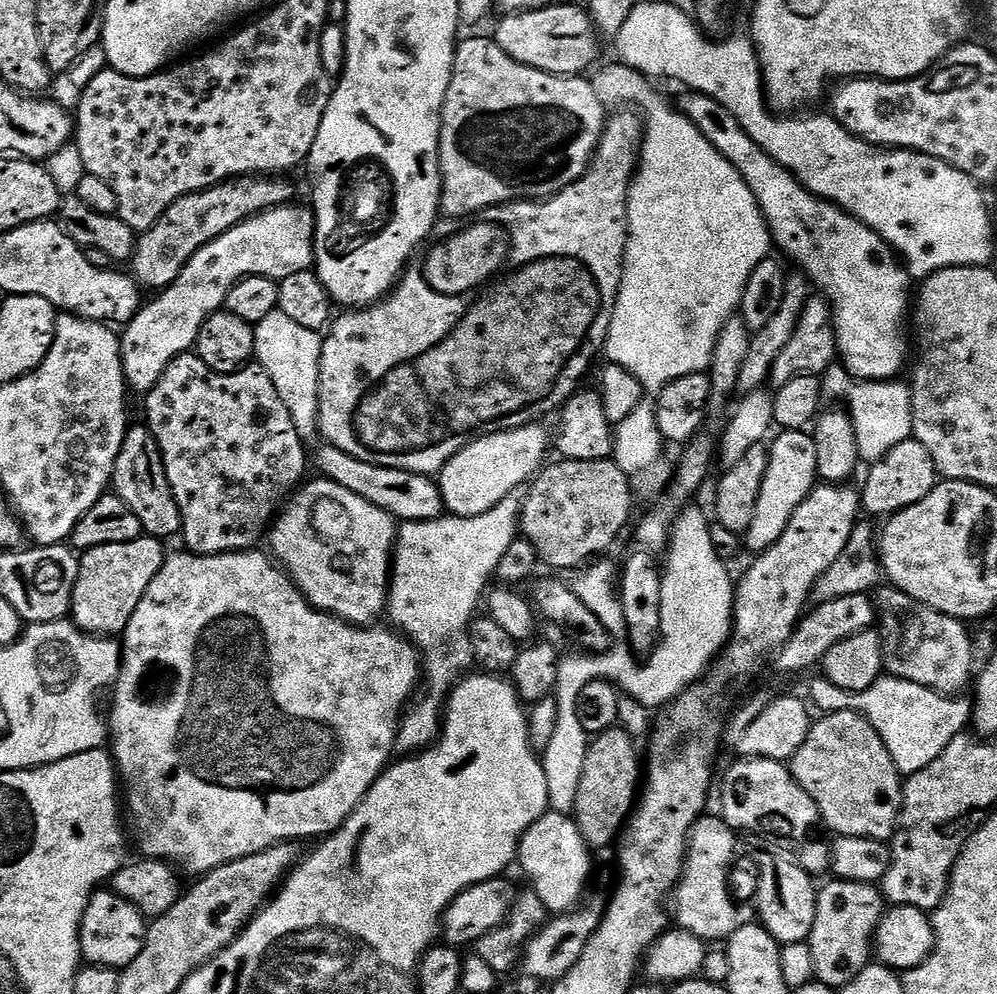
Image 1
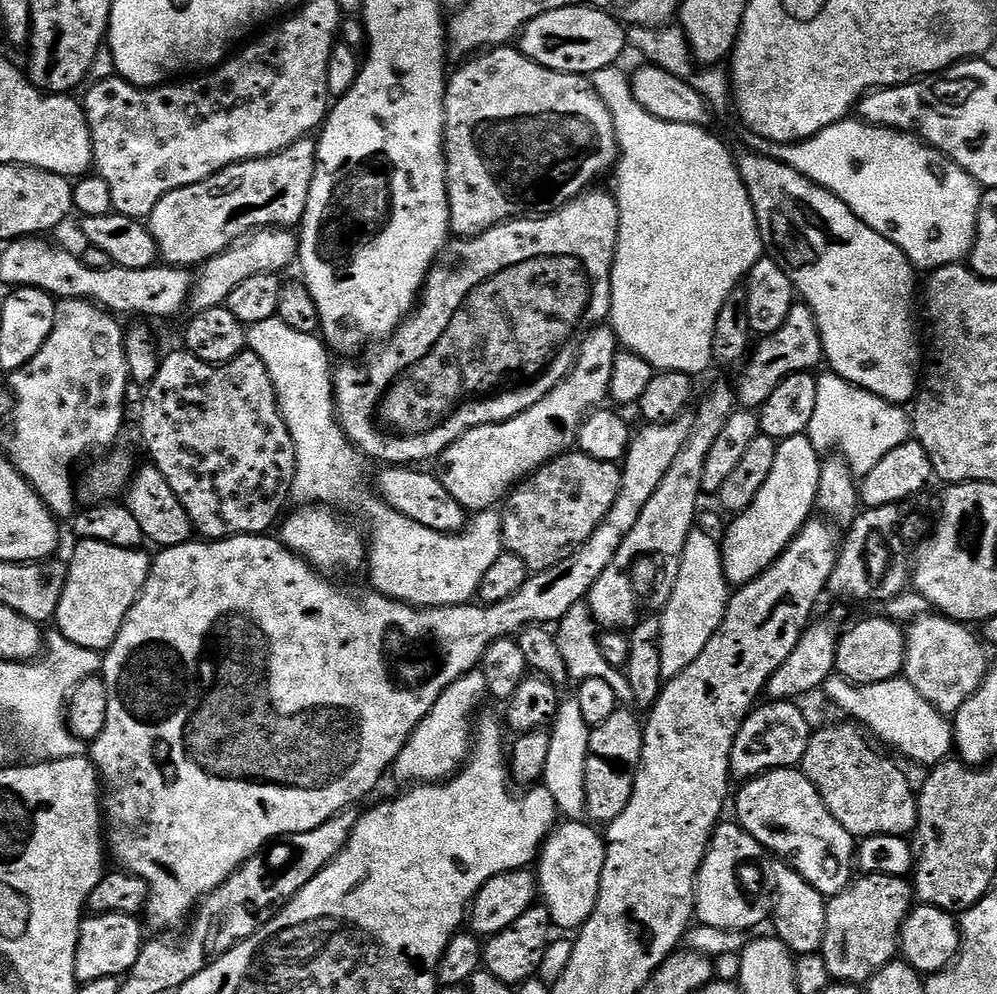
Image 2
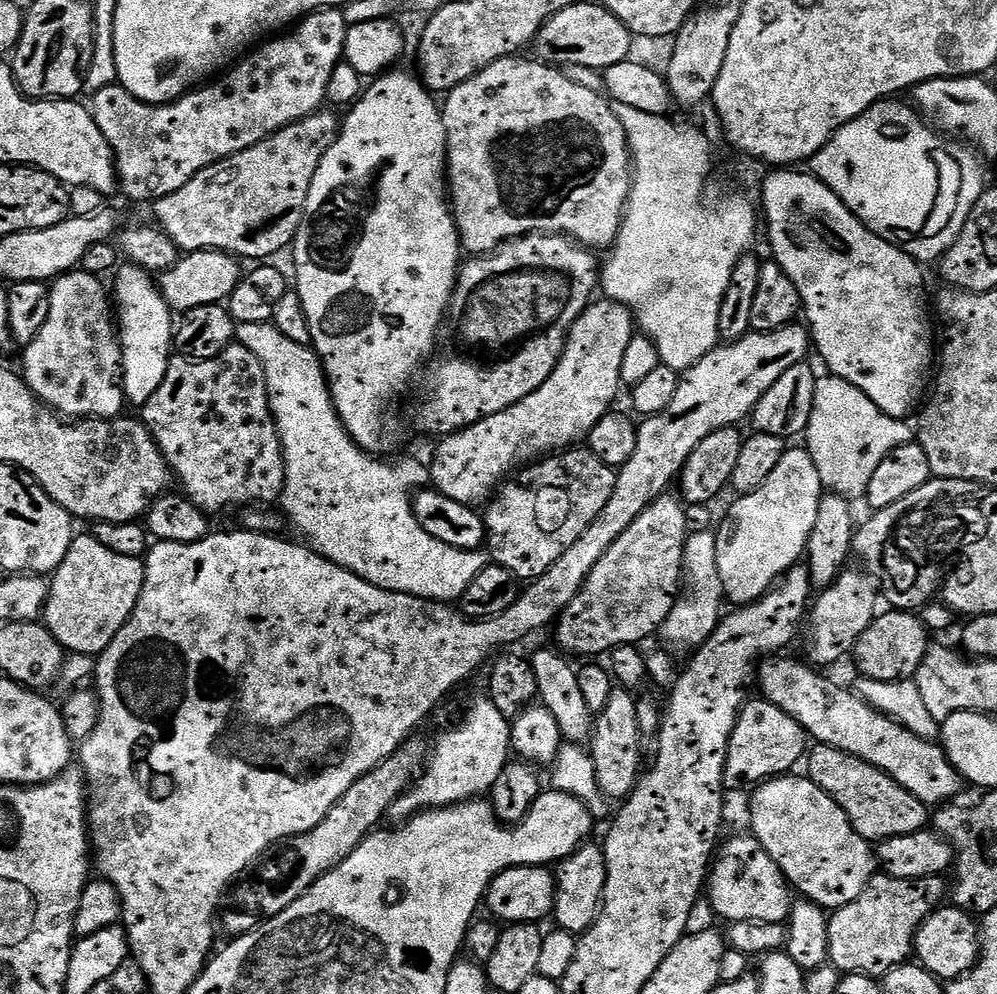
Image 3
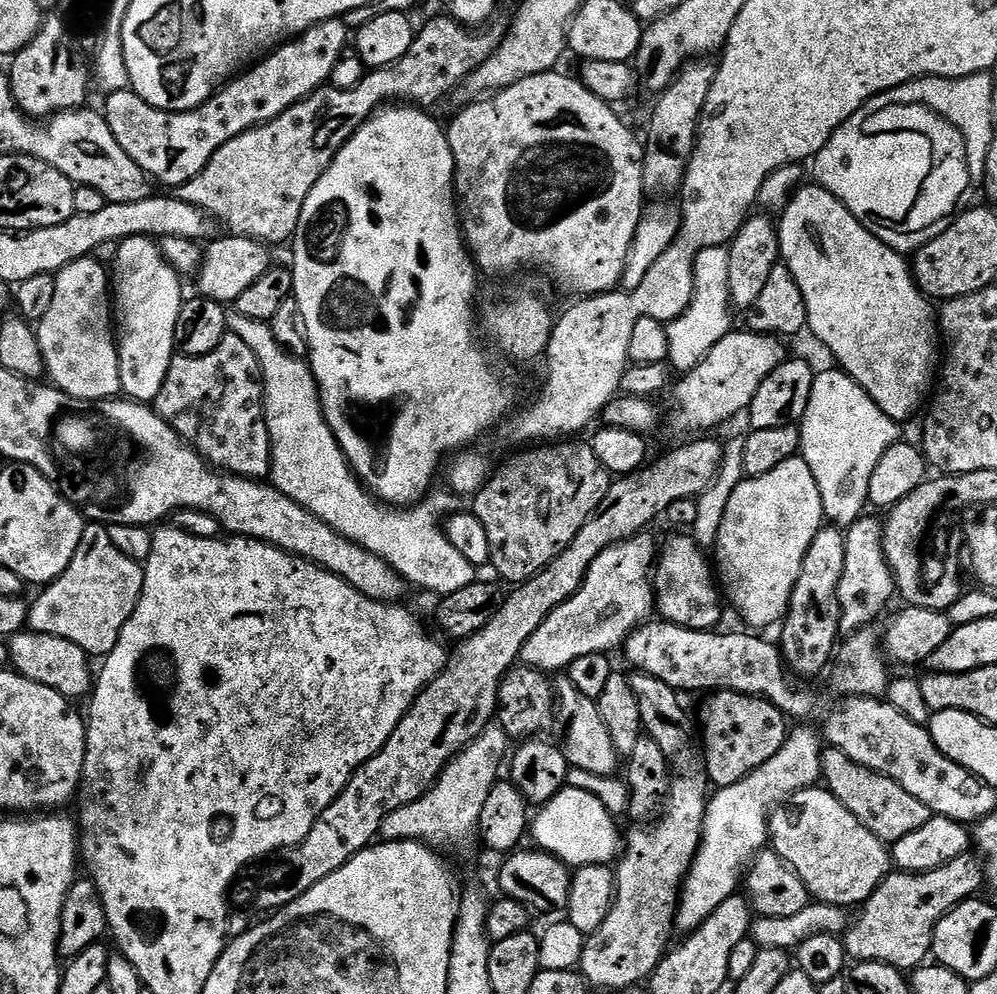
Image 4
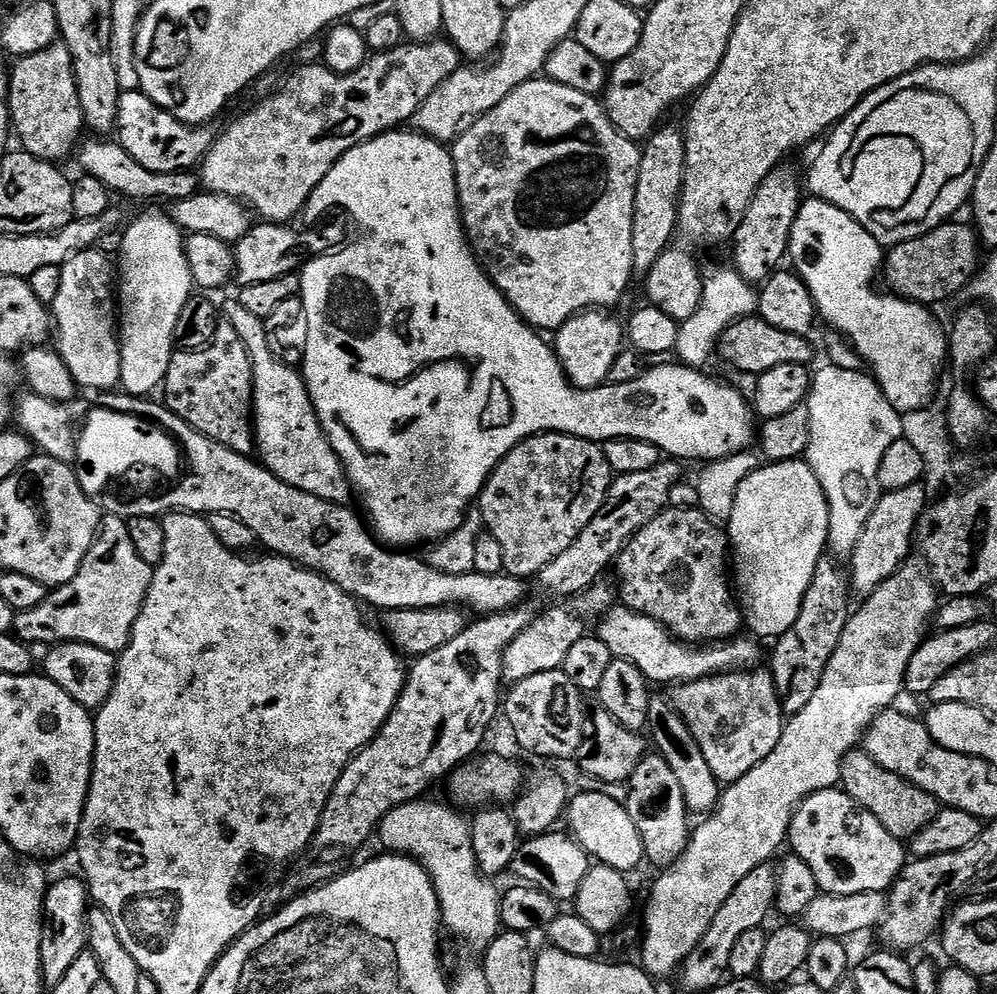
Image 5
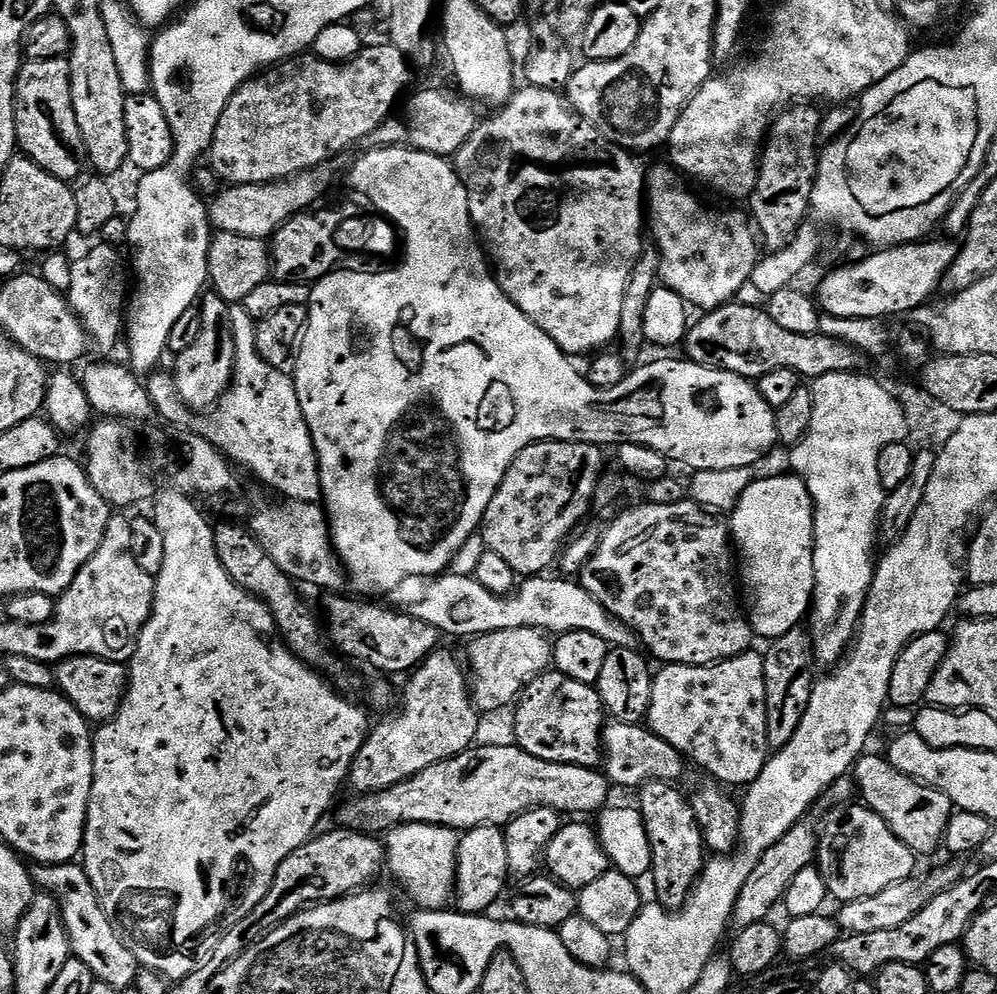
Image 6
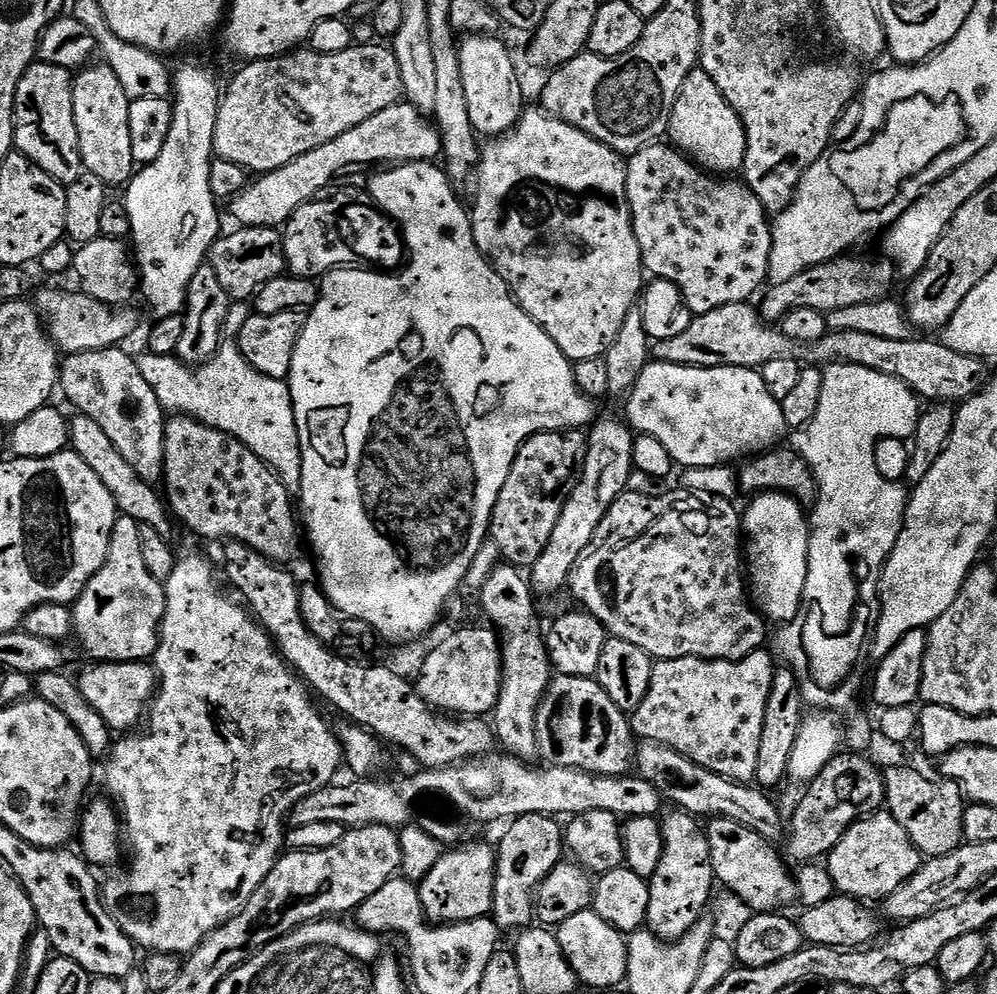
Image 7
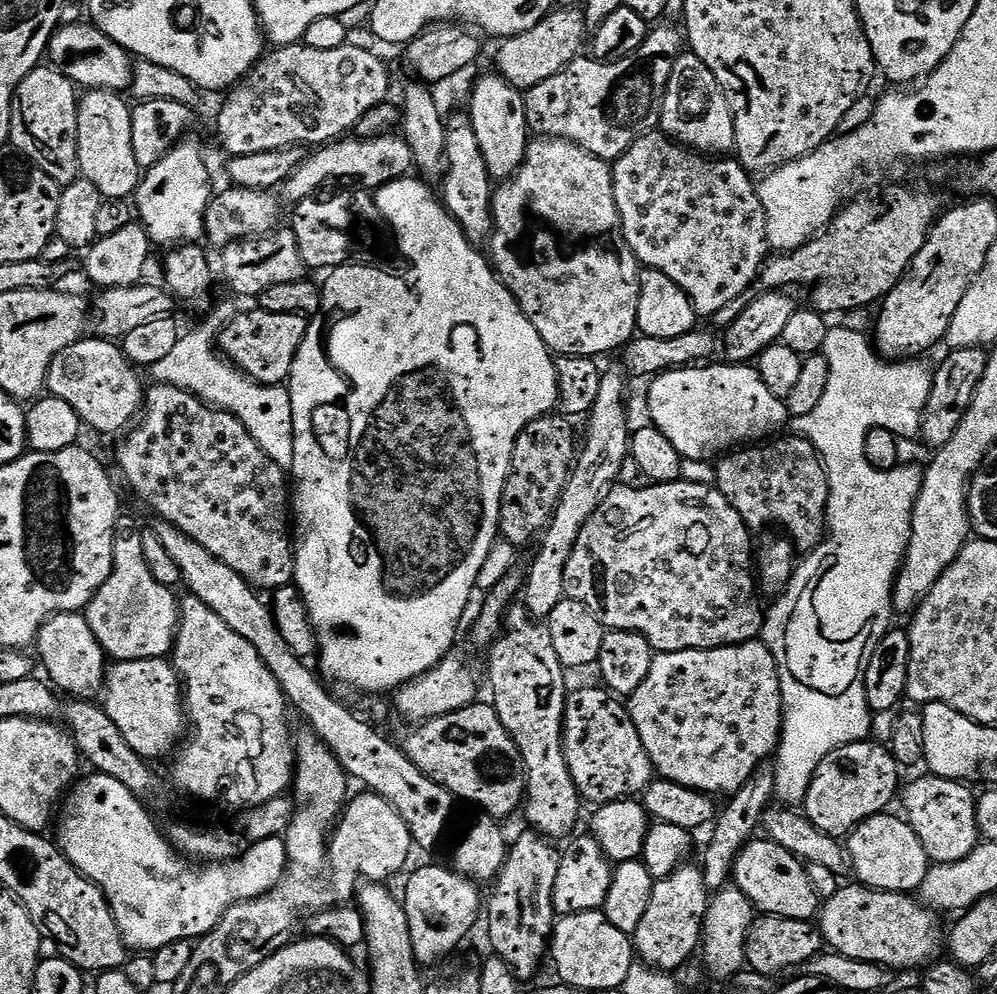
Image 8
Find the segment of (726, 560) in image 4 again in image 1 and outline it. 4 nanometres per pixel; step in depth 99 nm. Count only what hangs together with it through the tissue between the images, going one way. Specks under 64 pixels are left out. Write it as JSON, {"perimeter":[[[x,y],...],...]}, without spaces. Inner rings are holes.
{"perimeter":[[[807,431],[779,433],[776,441],[771,441],[768,453],[770,454],[770,466],[766,466],[766,478],[762,478],[762,494],[758,494],[758,506],[754,510],[754,522],[750,522],[746,533],[746,548],[752,554],[764,552],[786,530],[794,510],[802,506],[802,502],[812,489],[817,487],[816,459],[814,458],[814,442]]]}

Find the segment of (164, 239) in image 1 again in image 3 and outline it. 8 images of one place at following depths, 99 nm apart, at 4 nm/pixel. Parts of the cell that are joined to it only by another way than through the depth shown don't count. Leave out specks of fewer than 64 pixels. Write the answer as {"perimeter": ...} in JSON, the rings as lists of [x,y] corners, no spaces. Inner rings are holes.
{"perimeter":[[[321,110],[278,130],[273,136],[267,136],[262,142],[228,156],[224,160],[206,166],[182,190],[166,194],[155,201],[156,220],[160,231],[176,243],[181,253],[205,252],[213,248],[215,252],[229,252],[231,256],[245,261],[264,262],[275,252],[280,252],[300,232],[300,223],[304,217],[306,198],[314,182],[314,174],[330,146],[336,141],[338,116],[327,110]]]}

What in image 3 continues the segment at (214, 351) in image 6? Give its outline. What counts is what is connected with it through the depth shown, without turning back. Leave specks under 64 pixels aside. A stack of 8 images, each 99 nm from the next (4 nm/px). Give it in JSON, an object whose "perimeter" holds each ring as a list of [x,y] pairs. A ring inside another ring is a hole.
{"perimeter":[[[233,342],[229,348],[222,350],[222,354],[218,354],[209,360],[188,360],[182,355],[173,355],[168,361],[166,378],[162,378],[162,386],[158,386],[158,390],[154,390],[150,402],[146,402],[142,406],[142,412],[144,412],[142,423],[151,430],[154,442],[164,455],[164,461],[168,463],[171,475],[175,479],[176,476],[180,479],[180,484],[184,487],[182,489],[183,495],[188,497],[197,508],[203,509],[208,514],[213,514],[213,512],[224,512],[227,508],[241,507],[240,509],[243,509],[245,506],[272,506],[275,500],[277,503],[283,497],[284,451],[276,423],[272,417],[272,411],[268,405],[266,374],[262,370],[262,362],[258,362],[256,355],[246,346],[242,346],[239,342]]]}

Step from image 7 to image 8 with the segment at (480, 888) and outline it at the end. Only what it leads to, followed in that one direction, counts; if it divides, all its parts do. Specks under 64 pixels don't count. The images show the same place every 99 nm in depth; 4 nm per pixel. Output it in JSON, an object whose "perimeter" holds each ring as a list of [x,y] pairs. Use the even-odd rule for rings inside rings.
{"perimeter":[[[447,866],[440,868],[420,868],[408,880],[408,885],[402,893],[402,903],[409,918],[410,939],[413,942],[413,950],[416,961],[420,966],[426,964],[436,964],[439,960],[444,960],[468,935],[472,932],[472,927],[476,924],[476,919],[482,916],[482,896],[475,883],[459,876]]]}

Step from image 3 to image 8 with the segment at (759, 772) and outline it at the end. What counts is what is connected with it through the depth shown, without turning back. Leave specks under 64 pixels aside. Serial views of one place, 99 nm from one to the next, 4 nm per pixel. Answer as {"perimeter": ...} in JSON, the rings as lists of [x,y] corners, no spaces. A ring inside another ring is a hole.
{"perimeter":[[[759,639],[749,640],[746,644],[726,646],[725,648],[655,653],[650,666],[650,674],[646,674],[646,682],[642,682],[642,686],[638,686],[638,690],[634,690],[634,694],[627,697],[626,707],[634,722],[634,730],[638,730],[638,738],[642,738],[642,746],[646,746],[646,754],[650,754],[653,769],[663,779],[673,780],[682,786],[693,788],[699,792],[709,794],[721,792],[724,798],[731,797],[733,792],[742,790],[742,786],[746,786],[746,782],[750,782],[753,774],[767,761],[764,759],[768,755],[771,757],[779,749],[784,726],[784,695],[780,692],[780,667],[776,664],[774,654]]]}

